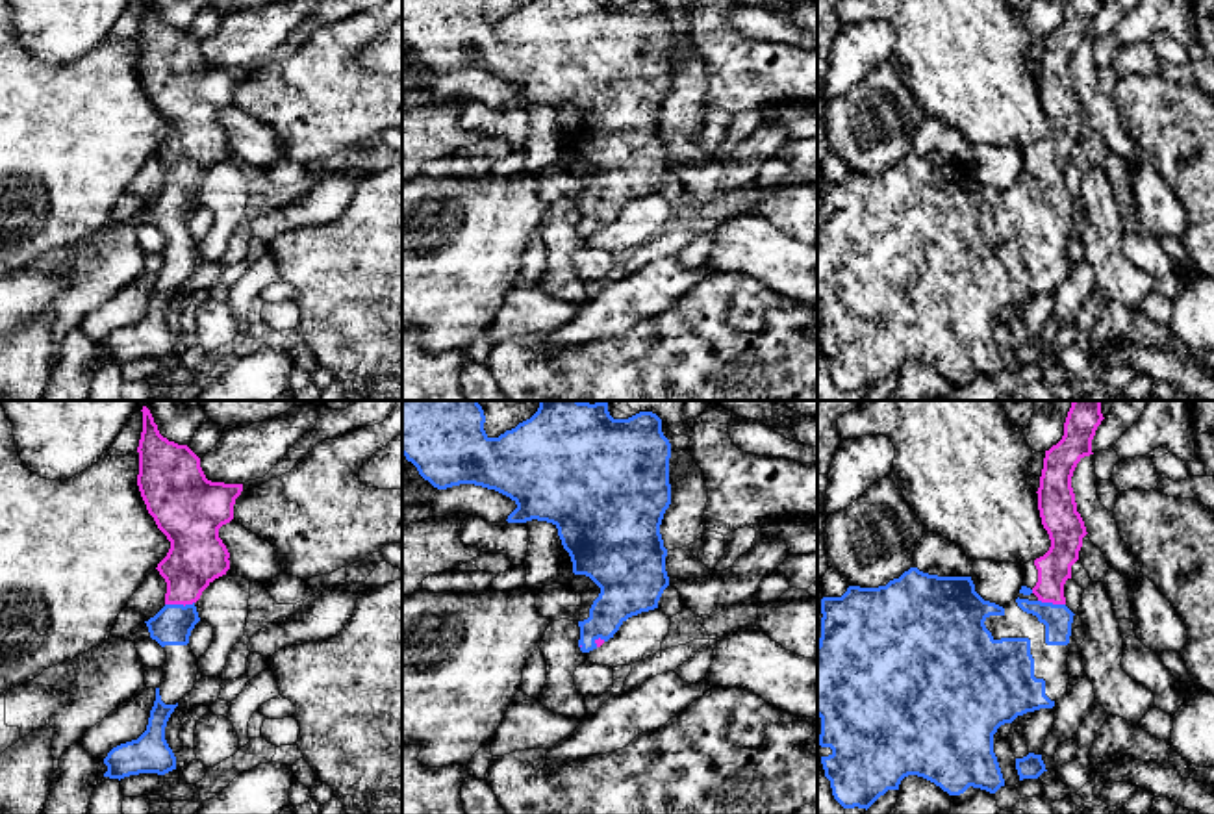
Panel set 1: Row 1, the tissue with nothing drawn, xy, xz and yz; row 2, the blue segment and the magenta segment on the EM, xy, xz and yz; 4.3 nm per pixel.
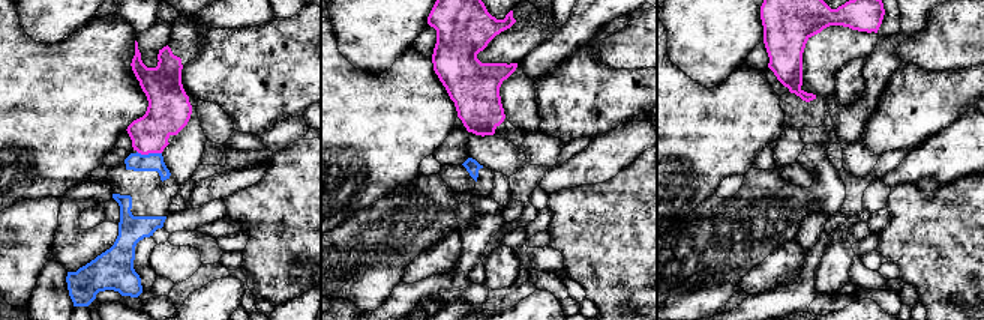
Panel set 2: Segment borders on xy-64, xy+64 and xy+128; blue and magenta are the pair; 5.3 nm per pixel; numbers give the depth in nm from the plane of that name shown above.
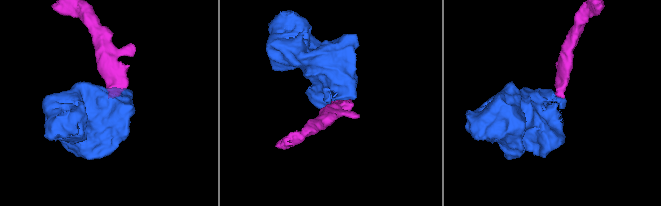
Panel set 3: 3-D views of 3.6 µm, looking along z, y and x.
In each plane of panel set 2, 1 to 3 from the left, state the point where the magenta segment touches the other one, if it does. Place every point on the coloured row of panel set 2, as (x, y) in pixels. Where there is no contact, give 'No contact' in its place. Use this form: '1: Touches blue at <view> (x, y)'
1: Touches blue at xy-64 (149, 153)
2: No contact
3: No contact

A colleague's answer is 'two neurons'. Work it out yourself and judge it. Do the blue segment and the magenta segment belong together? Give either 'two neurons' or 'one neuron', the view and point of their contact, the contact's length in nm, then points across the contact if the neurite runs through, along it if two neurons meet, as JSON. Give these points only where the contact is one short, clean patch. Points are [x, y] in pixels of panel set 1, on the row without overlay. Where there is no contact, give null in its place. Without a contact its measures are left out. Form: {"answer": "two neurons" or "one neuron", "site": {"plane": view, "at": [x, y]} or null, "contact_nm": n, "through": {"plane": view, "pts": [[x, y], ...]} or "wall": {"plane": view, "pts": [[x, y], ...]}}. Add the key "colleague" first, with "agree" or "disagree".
{"colleague": "disagree", "answer": "one neuron", "site": {"plane": "xy", "at": [178, 190]}, "contact_nm": 130, "through": {"plane": "xy", "pts": [[173, 208], [178, 201], [178, 190], [188, 152], [197, 141]]}}

